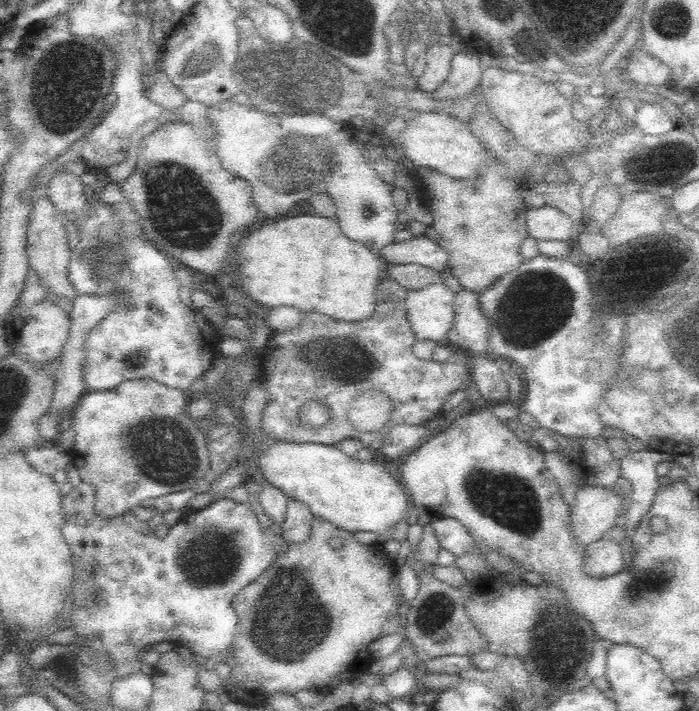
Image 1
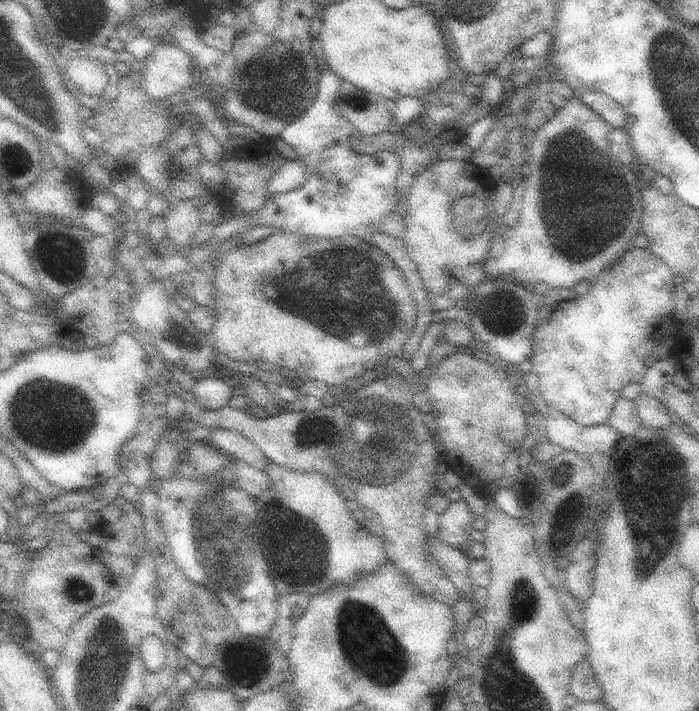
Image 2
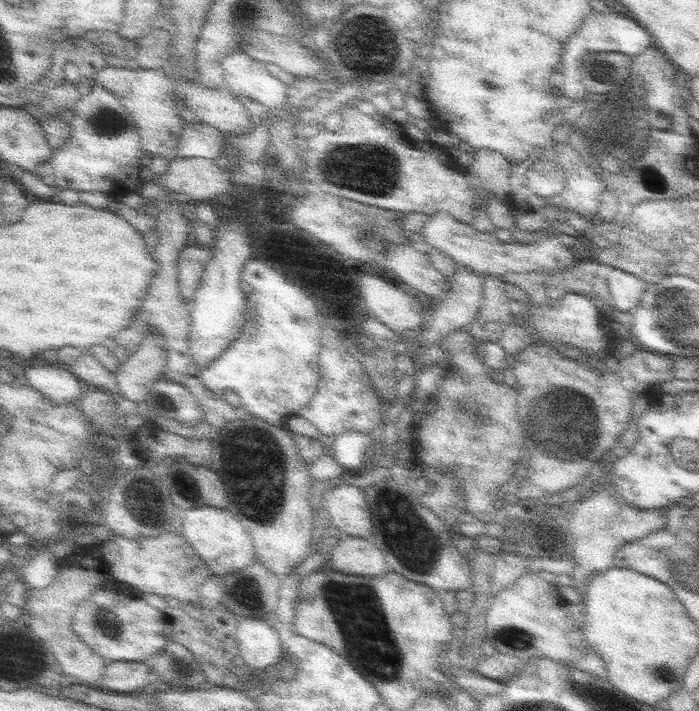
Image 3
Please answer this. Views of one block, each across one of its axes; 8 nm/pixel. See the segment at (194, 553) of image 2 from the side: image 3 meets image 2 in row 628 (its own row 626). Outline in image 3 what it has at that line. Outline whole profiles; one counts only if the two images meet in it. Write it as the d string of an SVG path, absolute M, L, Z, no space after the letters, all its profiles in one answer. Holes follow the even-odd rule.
M243 618L237 626L237 644L241 664L247 664L257 670L265 670L279 662L281 646L277 632L271 628L269 620L253 620Z

